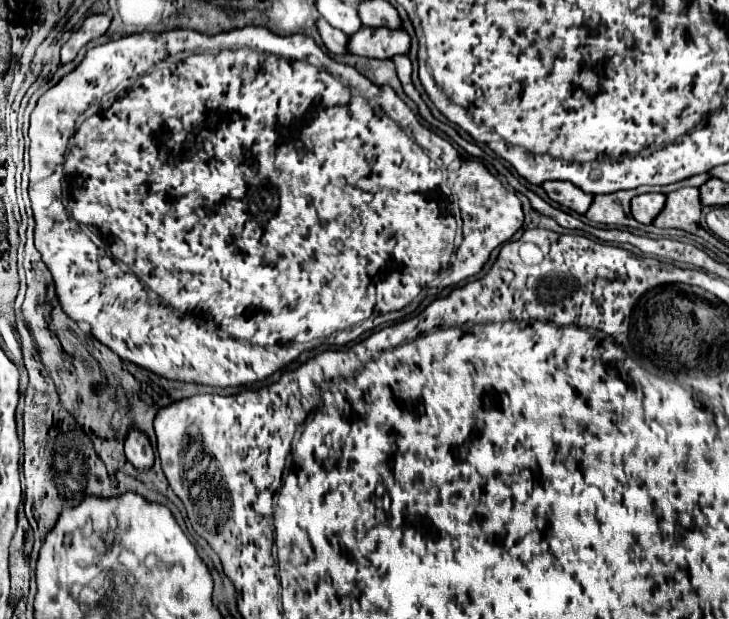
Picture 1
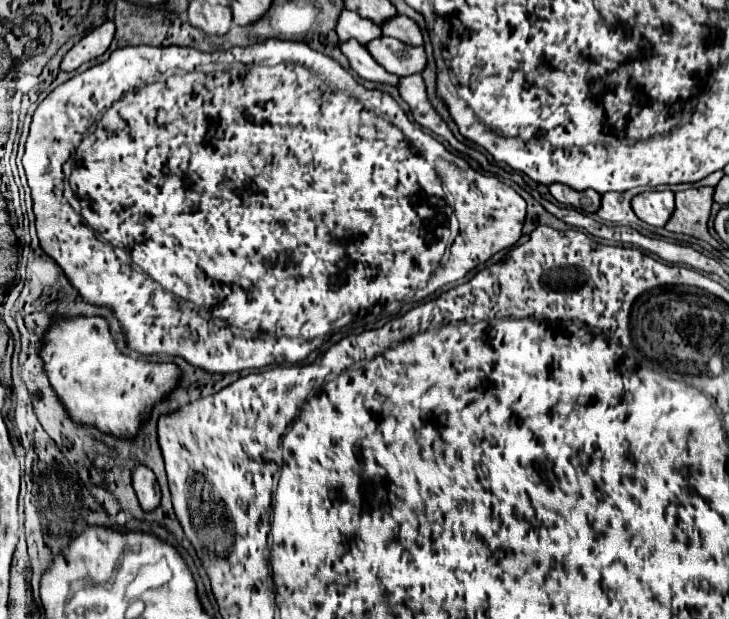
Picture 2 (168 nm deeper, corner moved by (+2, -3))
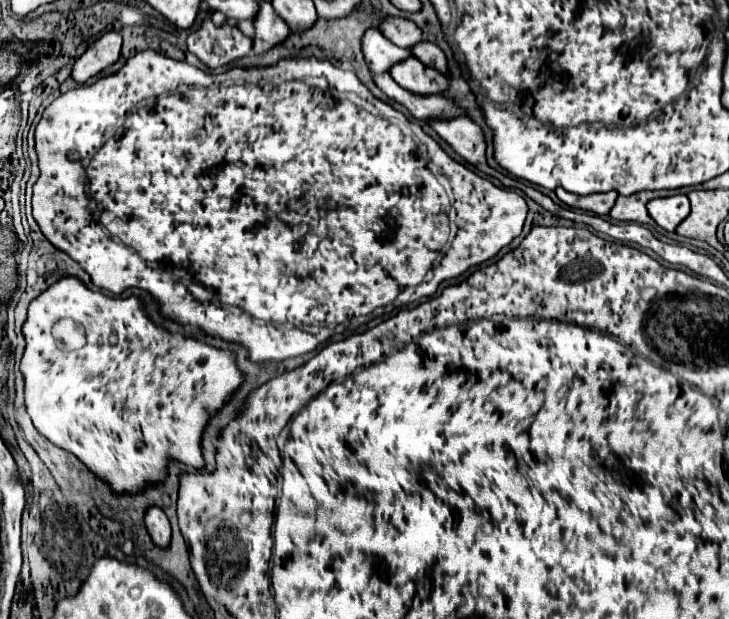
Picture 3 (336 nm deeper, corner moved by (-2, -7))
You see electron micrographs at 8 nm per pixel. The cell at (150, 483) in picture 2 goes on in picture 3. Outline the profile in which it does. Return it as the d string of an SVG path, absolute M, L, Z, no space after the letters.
M153 506L153 508L147 510L145 526L147 526L149 536L151 536L155 546L159 546L159 548L169 546L169 542L171 542L171 526L169 526L169 520L167 520L167 516L165 516L165 512L161 508Z

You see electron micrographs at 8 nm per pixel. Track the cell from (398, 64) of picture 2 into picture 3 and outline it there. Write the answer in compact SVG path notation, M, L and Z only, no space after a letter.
M417 58L407 60L407 64L395 64L391 68L395 82L413 94L443 94L449 88L449 78L423 66Z

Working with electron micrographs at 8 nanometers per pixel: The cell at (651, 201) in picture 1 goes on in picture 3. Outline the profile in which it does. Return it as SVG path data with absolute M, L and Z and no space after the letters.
M683 194L669 196L669 198L657 198L647 204L649 216L667 232L675 232L675 228L685 220L689 214L689 198Z

